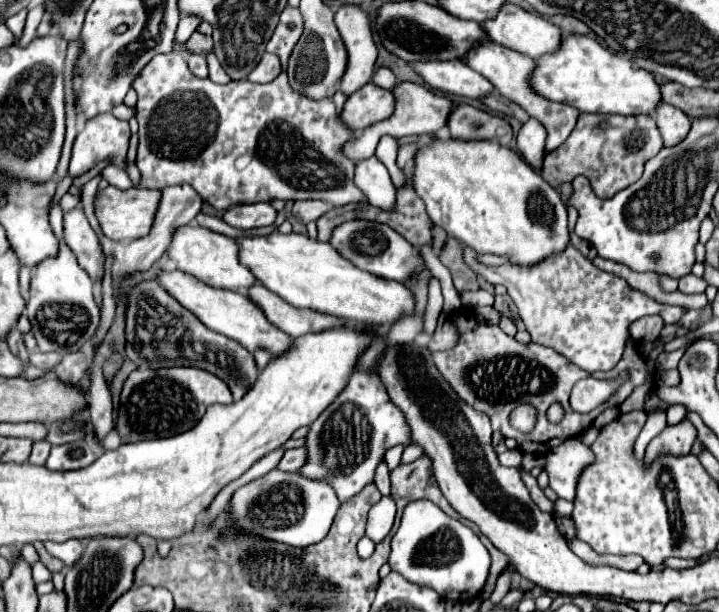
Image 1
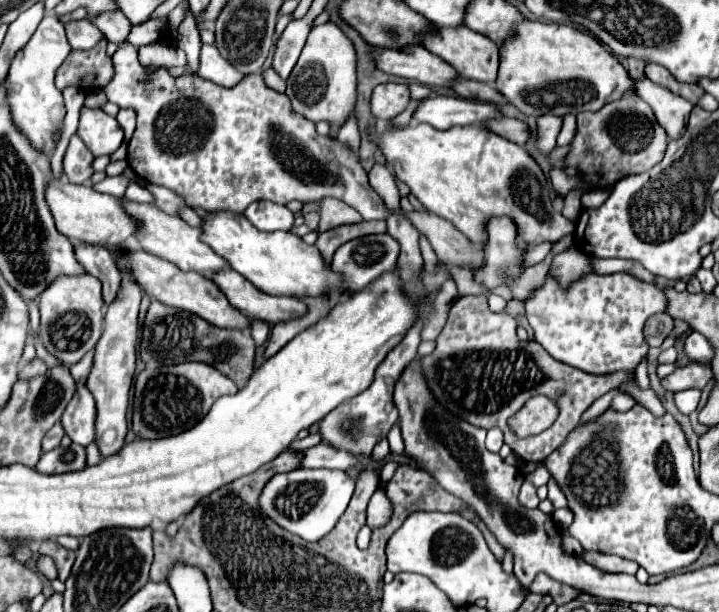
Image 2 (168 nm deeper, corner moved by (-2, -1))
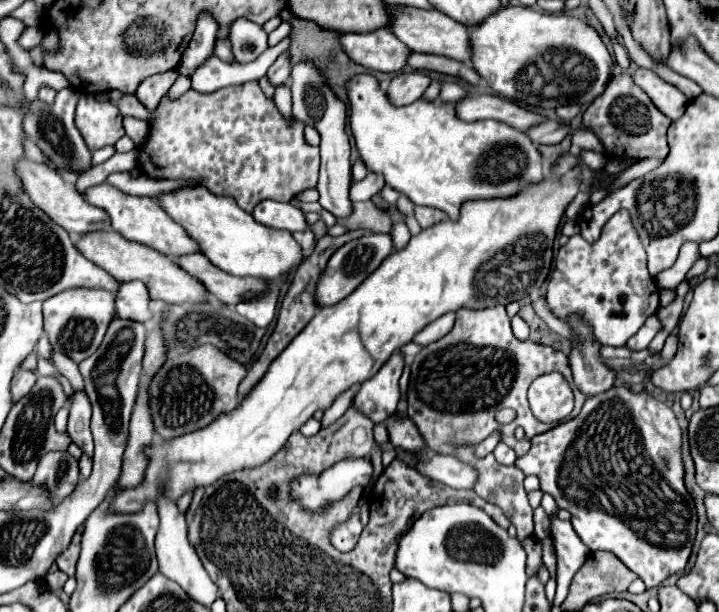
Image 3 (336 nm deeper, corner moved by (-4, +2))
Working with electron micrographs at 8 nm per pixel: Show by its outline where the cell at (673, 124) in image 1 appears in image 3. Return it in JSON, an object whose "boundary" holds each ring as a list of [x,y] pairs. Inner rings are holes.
{"boundary":[[[638,67],[632,71],[632,79],[634,83],[646,91],[646,95],[652,99],[652,103],[672,121],[680,119],[686,111],[686,105],[688,105],[688,99],[686,95],[674,87],[672,83],[660,79],[654,71],[650,69],[644,69],[644,67]]]}

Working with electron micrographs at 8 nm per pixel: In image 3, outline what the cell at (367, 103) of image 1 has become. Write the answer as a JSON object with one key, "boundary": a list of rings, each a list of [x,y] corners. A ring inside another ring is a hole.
{"boundary":[[[418,71],[400,73],[398,77],[390,81],[386,95],[392,105],[402,107],[402,105],[410,105],[416,99],[420,99],[428,85],[430,85],[430,77],[424,73],[418,73]]]}

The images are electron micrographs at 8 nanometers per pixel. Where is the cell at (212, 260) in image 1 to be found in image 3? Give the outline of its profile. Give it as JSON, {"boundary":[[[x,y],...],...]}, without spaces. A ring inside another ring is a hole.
{"boundary":[[[100,183],[96,187],[90,187],[86,191],[86,199],[88,203],[102,207],[104,211],[108,211],[110,221],[112,221],[112,229],[116,233],[120,233],[122,237],[148,245],[164,255],[168,255],[170,259],[180,259],[180,255],[190,255],[192,251],[202,253],[200,245],[194,239],[188,239],[188,233],[182,231],[180,223],[176,223],[160,205],[156,199],[152,197],[138,197],[138,195],[128,195],[124,191],[118,191],[116,187],[108,185],[108,183]]]}

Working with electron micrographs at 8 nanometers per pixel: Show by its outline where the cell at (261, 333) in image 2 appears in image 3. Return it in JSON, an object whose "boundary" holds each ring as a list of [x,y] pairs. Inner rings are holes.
{"boundary":[[[270,283],[272,291],[264,297],[254,297],[248,301],[242,301],[236,305],[236,311],[244,315],[248,321],[252,321],[256,327],[268,327],[276,313],[276,301],[278,301],[278,285]]]}

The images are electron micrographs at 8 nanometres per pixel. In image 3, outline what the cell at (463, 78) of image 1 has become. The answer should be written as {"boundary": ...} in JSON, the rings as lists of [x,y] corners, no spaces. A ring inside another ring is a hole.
{"boundary":[[[388,29],[364,35],[342,33],[340,41],[350,59],[370,71],[398,73],[408,65],[408,57],[412,55],[412,49],[404,47],[404,43],[400,43],[400,39],[396,39]]]}

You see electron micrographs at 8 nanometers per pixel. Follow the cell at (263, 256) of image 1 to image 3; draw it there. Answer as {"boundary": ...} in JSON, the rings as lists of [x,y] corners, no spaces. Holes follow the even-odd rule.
{"boundary":[[[198,185],[192,189],[180,189],[158,197],[158,203],[178,221],[192,239],[202,247],[202,253],[222,271],[240,277],[256,277],[264,281],[280,281],[284,275],[292,273],[306,255],[296,243],[292,233],[270,229],[258,223],[250,213],[238,207],[236,199],[226,195],[214,195],[206,187]]]}

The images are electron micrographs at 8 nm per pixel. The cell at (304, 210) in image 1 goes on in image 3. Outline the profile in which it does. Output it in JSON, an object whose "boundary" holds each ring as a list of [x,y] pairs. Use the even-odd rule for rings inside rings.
{"boundary":[[[370,201],[352,203],[352,215],[348,215],[348,219],[340,219],[340,223],[346,229],[368,229],[372,233],[390,233],[392,227],[390,217]]]}

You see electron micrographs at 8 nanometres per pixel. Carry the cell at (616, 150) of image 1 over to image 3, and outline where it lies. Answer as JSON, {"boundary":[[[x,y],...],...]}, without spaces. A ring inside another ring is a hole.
{"boundary":[[[628,73],[614,75],[606,91],[582,115],[582,125],[588,127],[596,137],[600,137],[610,159],[666,159],[666,131],[670,123],[672,121],[656,109],[650,97],[632,81]]]}

